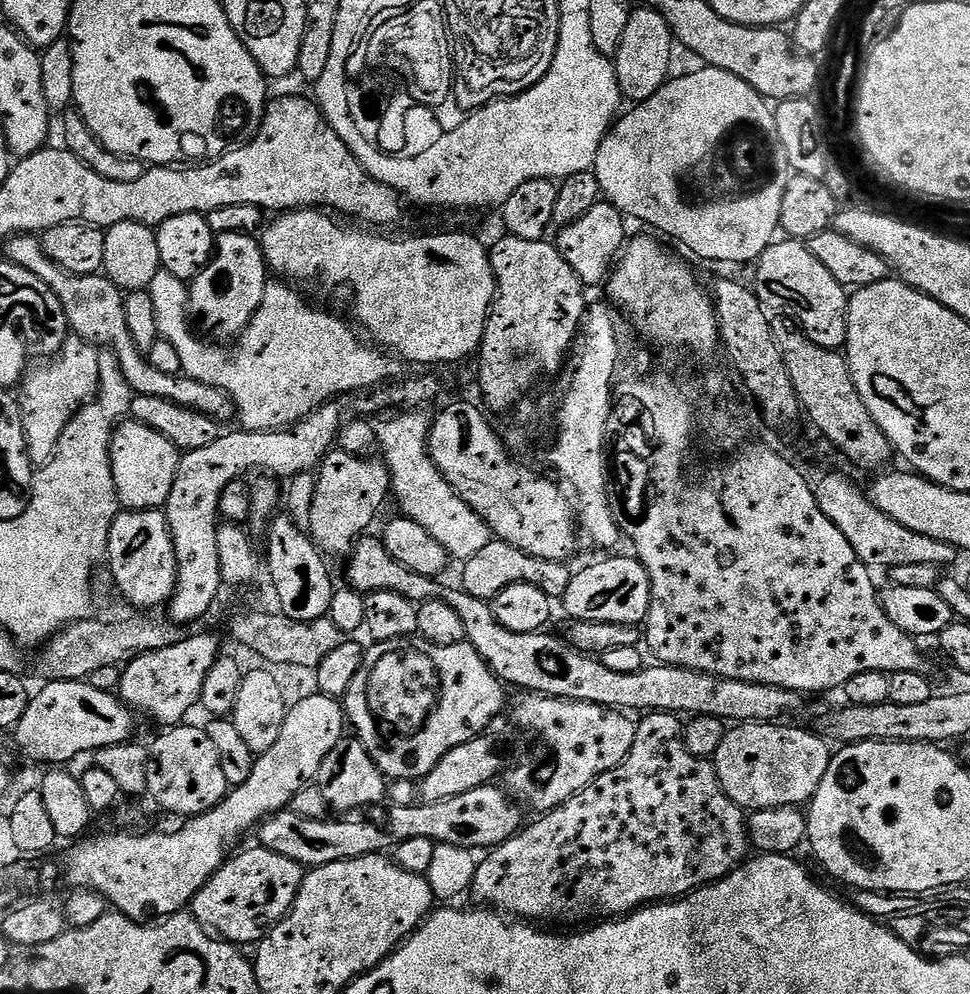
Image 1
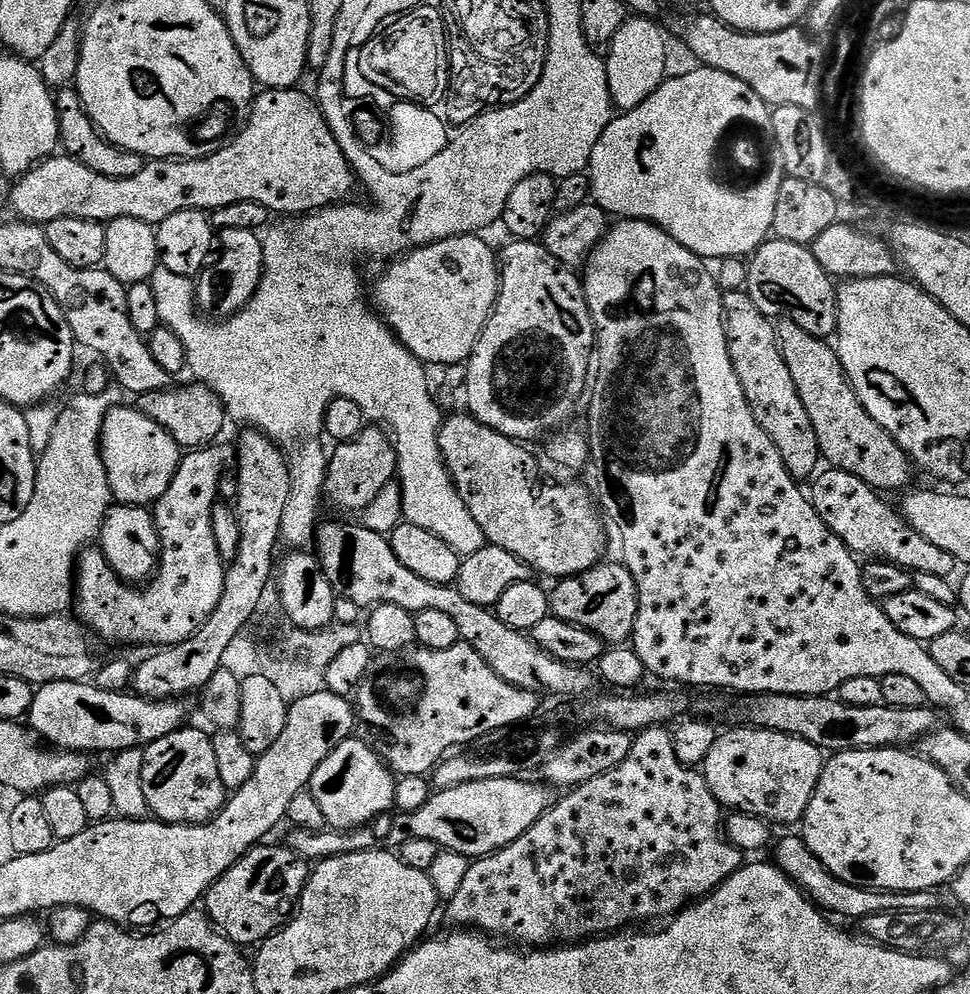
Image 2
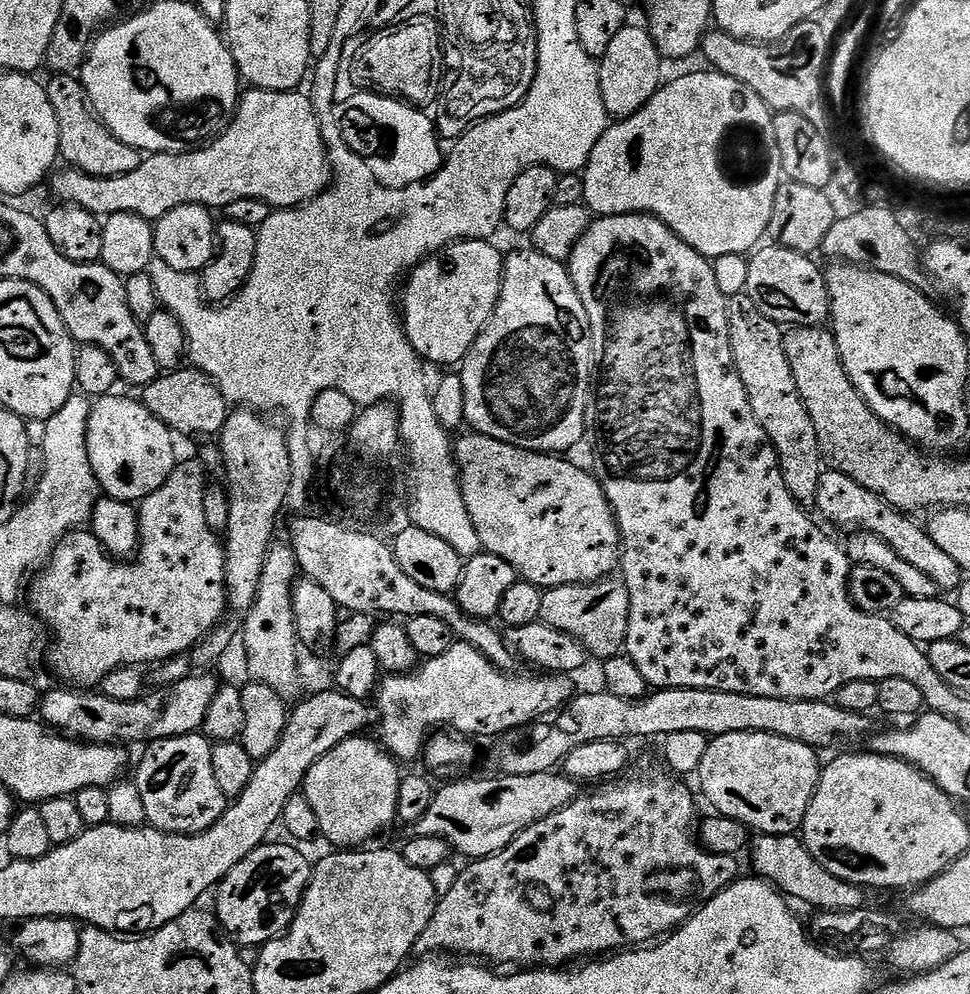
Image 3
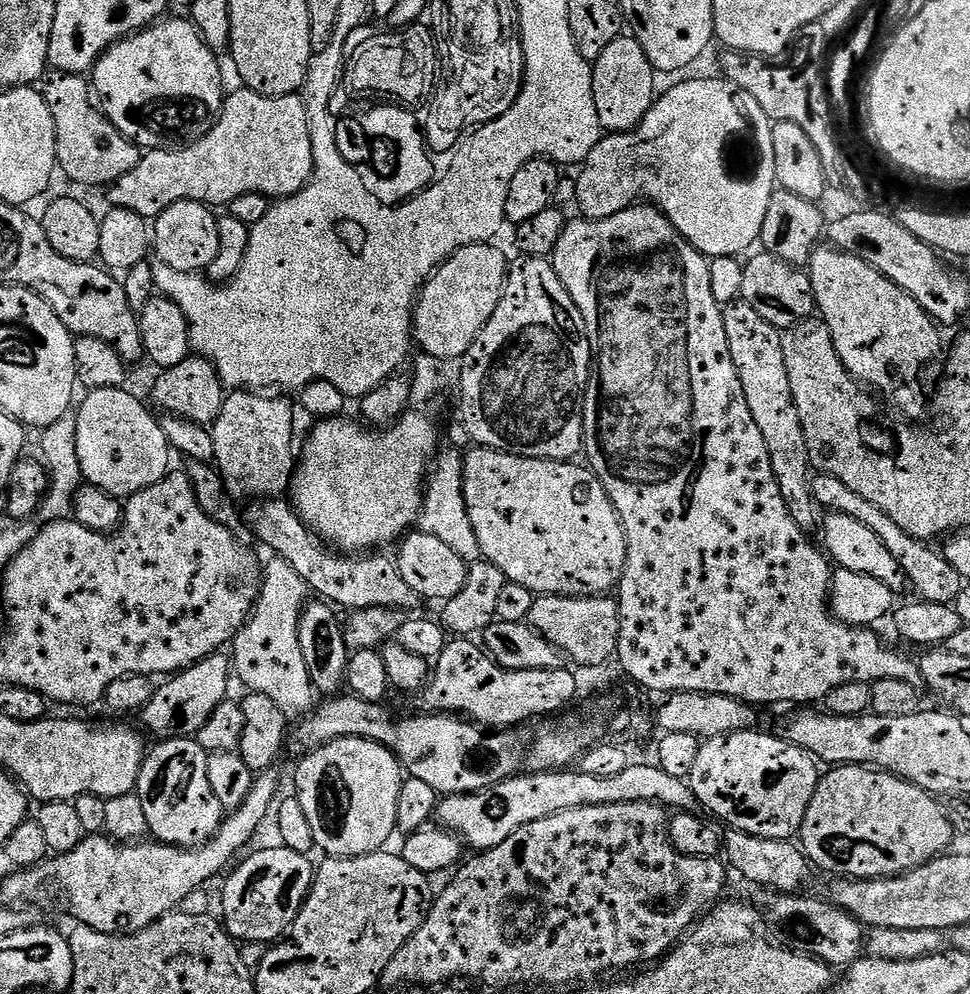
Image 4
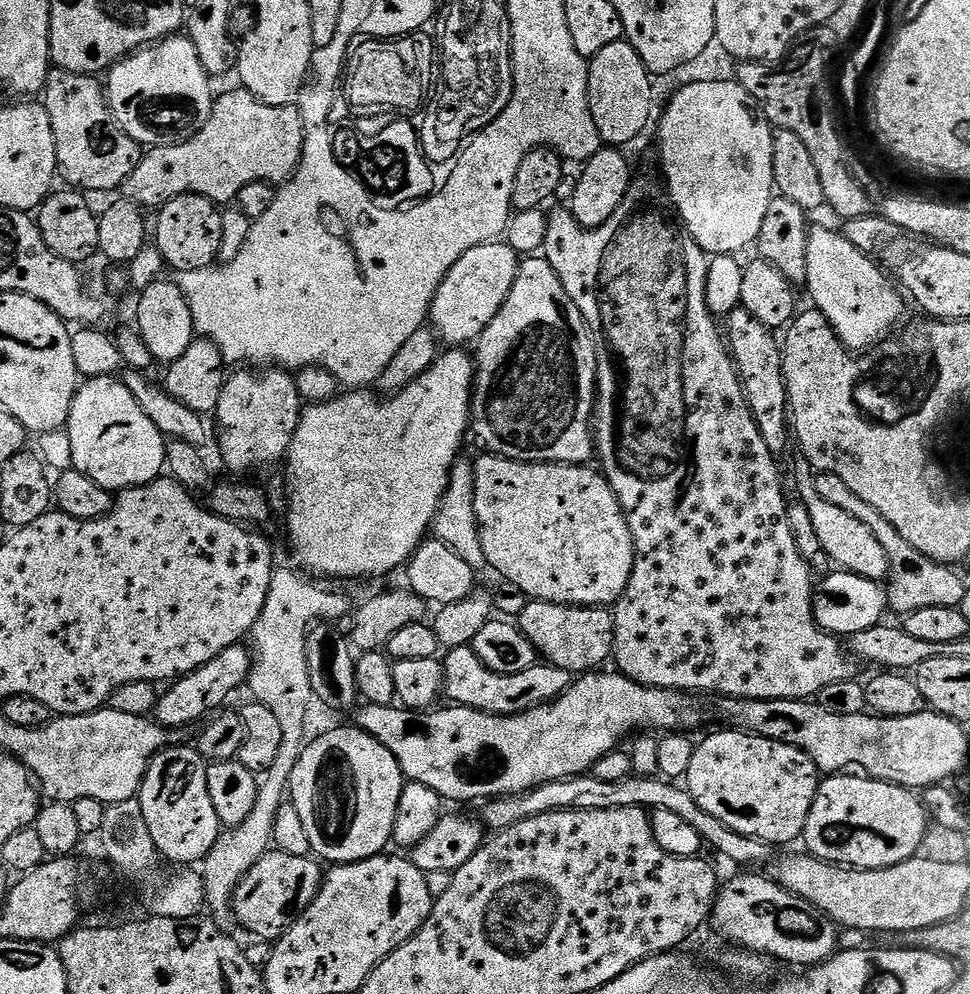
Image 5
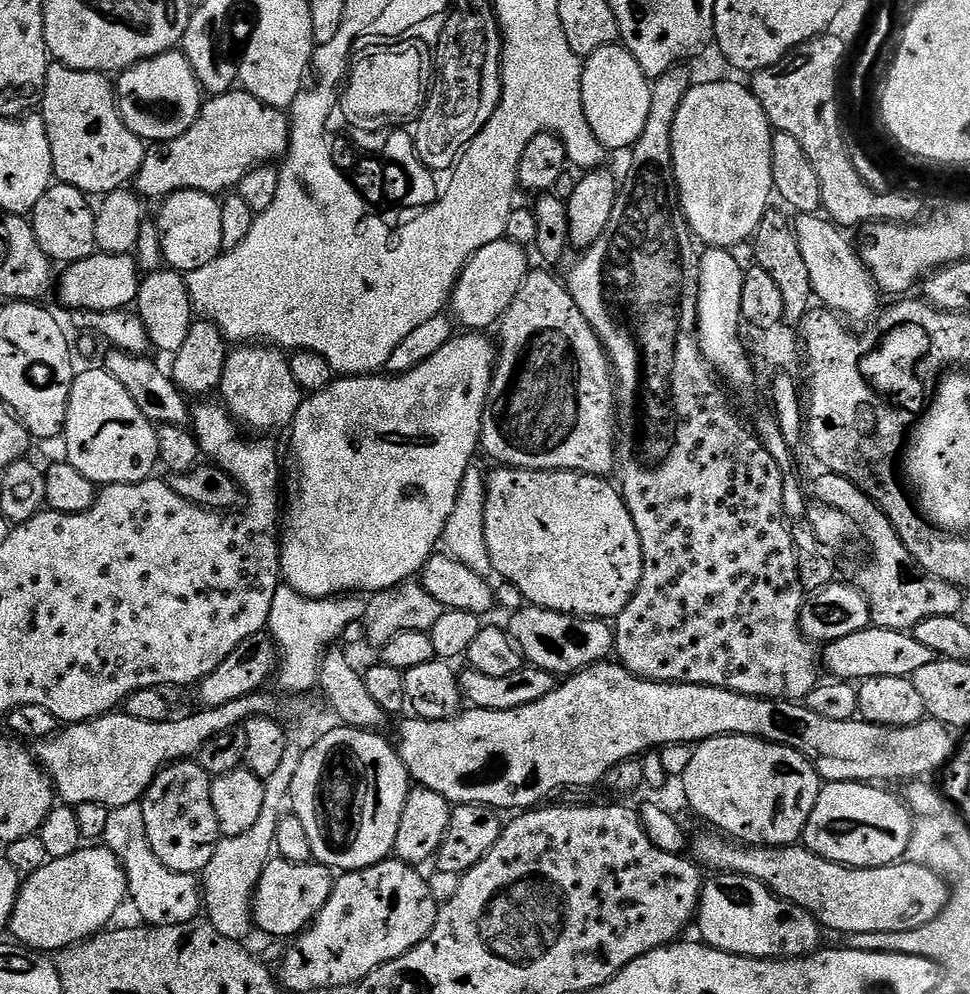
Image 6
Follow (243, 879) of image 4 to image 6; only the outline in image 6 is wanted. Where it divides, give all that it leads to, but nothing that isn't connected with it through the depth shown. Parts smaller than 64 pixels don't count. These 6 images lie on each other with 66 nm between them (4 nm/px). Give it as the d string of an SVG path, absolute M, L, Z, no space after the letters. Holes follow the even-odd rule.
M272 858L262 870L261 878L256 884L256 890L251 901L252 919L257 929L264 931L268 938L295 938L315 920L316 915L326 906L332 893L334 883L333 869L315 862L310 864L295 864L289 860Z

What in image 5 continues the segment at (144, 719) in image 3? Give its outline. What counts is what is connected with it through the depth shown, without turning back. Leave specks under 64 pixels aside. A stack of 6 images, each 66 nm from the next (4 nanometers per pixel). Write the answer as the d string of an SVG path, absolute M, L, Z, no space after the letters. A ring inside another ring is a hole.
M243 643L230 646L218 654L206 666L194 670L189 676L182 676L171 685L168 693L161 695L156 702L154 719L163 728L175 730L192 724L195 720L203 721L209 714L223 709L228 700L228 695L235 688L243 689L252 668L252 653ZM224 704L224 705L223 705ZM216 708L216 709L215 709ZM208 712L208 713L207 713ZM205 715L205 716L204 716ZM204 716L204 717L203 717Z

